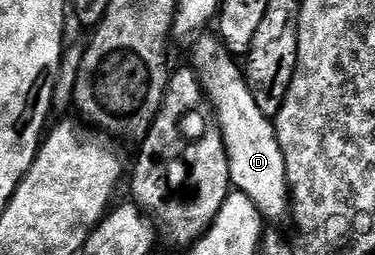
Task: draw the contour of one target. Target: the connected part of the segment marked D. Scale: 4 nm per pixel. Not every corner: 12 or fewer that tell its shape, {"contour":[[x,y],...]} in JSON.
{"contour":[[218,35],[193,67],[219,118],[232,185],[264,221],[288,219],[291,182],[272,117]]}

